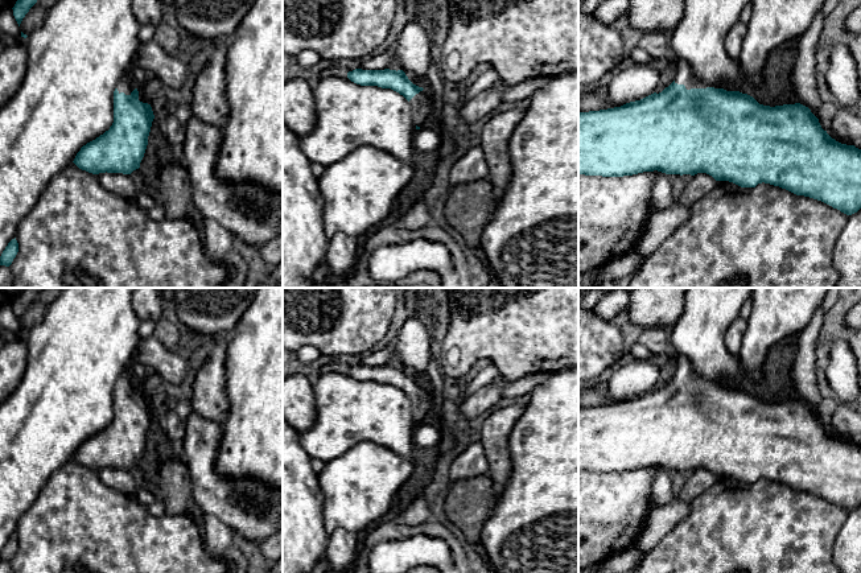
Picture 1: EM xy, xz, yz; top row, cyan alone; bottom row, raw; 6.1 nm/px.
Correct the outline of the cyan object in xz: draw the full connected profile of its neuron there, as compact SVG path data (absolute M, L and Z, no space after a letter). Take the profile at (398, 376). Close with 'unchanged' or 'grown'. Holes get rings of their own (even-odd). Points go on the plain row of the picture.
M362 366L347 368L347 374L361 382L391 384L403 391L412 401L412 415L416 425L430 420L428 411L427 387L413 380L403 366Z | grown

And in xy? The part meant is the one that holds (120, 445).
M127 366L114 387L112 421L83 441L73 458L92 470L131 470L140 463L153 415L151 400L139 396L139 387Z | grown

